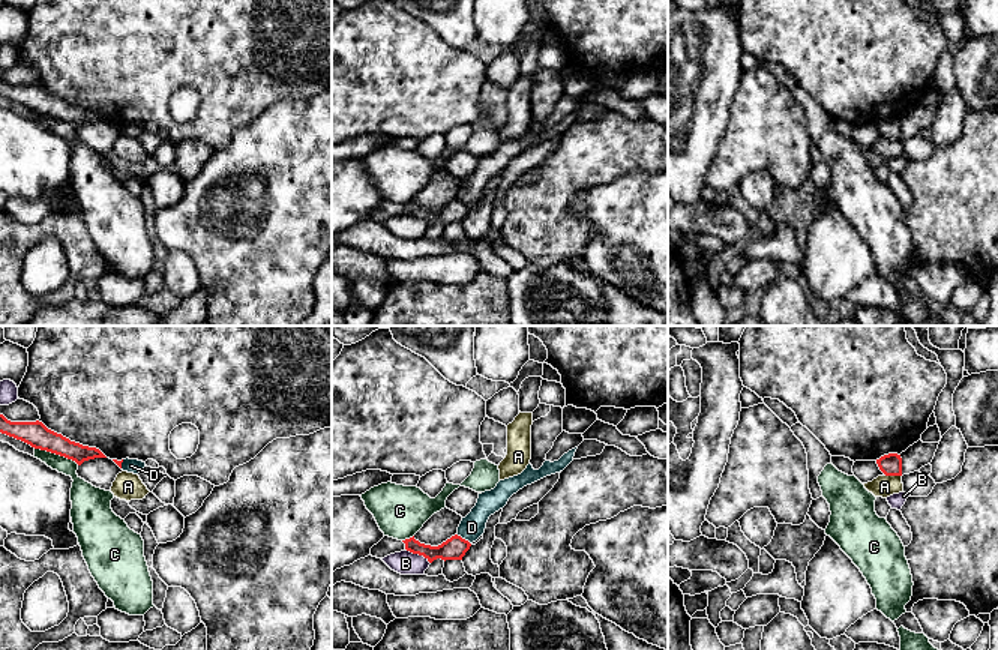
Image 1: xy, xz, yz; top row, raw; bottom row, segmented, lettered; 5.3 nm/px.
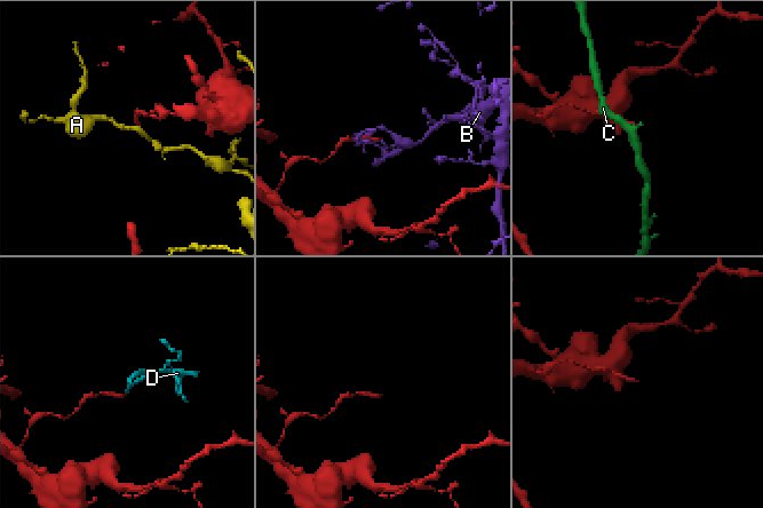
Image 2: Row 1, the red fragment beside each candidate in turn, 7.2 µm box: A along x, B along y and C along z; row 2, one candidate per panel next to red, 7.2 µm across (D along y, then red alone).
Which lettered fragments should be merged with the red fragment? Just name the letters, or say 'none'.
none

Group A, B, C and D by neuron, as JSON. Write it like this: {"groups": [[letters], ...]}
{"groups": [["A"], ["B"], ["C"], ["D"]]}

